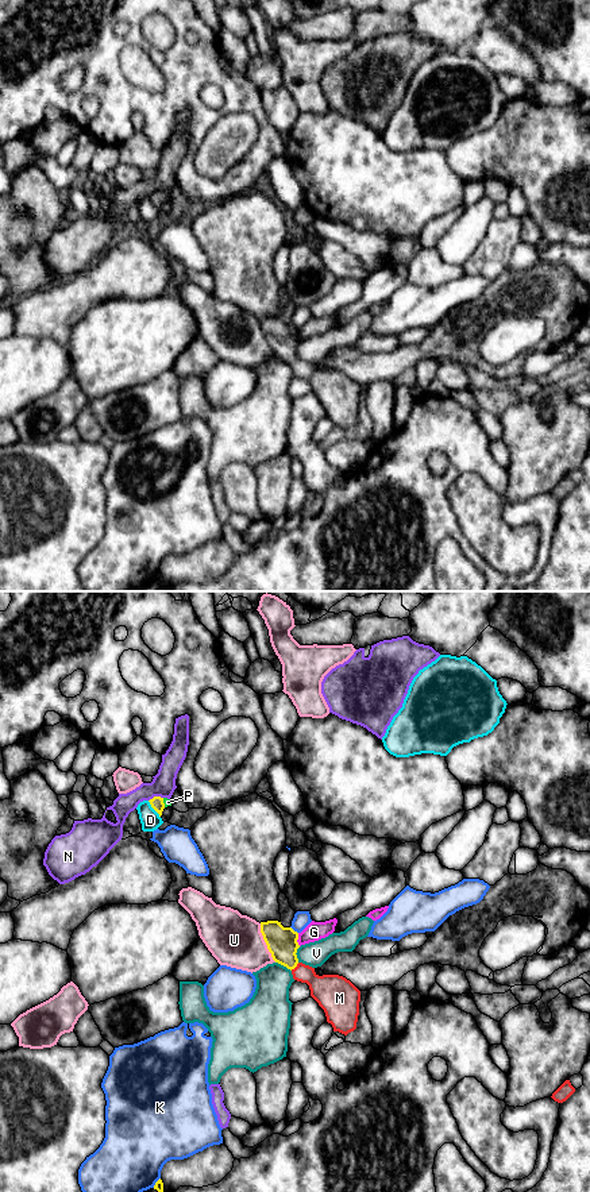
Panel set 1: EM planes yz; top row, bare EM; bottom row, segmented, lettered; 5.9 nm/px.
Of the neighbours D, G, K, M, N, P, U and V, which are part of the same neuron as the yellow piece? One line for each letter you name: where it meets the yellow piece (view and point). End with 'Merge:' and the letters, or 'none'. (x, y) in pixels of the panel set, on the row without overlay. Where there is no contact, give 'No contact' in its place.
M: Touches yellow at yz (294, 362)
P: Touches yellow at yz (162, 197)
Merge: M, P

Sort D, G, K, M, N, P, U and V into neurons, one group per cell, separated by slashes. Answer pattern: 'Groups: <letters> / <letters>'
Groups: D / G / K / M P / N / U / V

